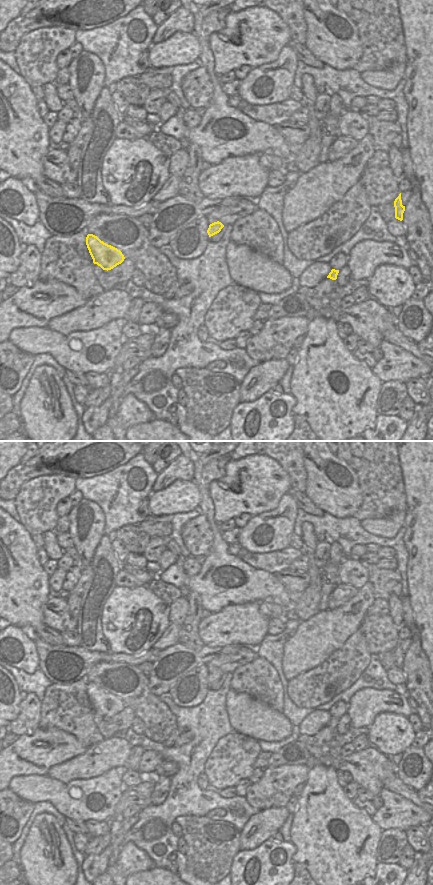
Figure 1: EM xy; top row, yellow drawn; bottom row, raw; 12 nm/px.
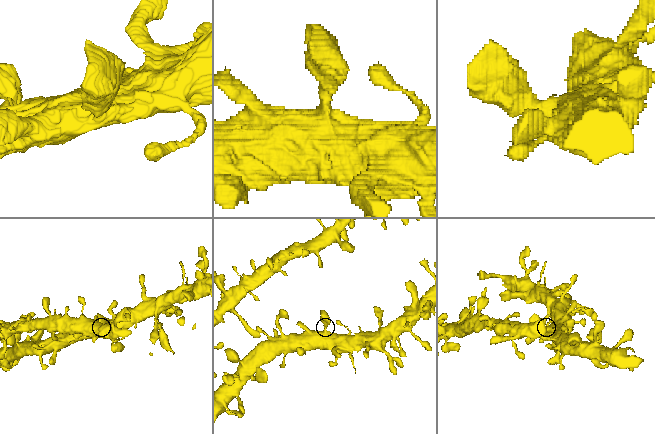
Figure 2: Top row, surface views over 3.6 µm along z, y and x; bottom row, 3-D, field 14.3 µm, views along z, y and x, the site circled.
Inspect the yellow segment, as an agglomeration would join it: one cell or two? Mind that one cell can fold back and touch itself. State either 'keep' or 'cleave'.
keep

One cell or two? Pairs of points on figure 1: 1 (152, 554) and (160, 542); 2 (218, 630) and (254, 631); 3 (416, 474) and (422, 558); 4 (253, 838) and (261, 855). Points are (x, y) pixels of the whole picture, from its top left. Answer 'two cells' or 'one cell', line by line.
1: one cell
2: one cell
3: one cell
4: two cells

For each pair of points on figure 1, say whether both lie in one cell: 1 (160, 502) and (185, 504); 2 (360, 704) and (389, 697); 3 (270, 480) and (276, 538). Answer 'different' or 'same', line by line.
1: same
2: same
3: different

